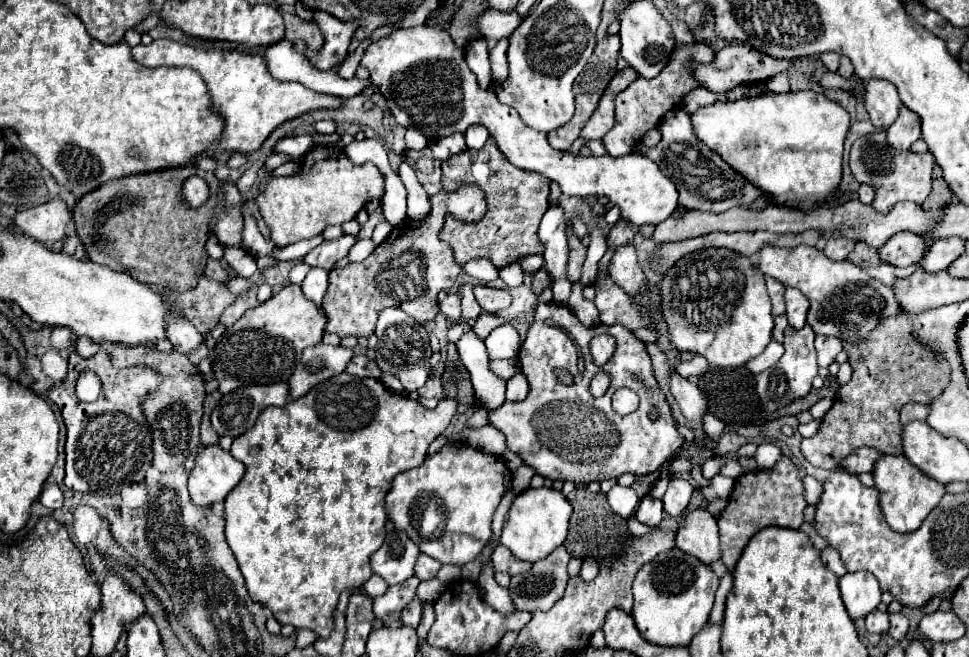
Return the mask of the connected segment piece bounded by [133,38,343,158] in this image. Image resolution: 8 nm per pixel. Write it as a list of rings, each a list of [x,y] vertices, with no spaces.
[[[169,38],[153,40],[151,44],[135,46],[133,58],[143,66],[189,66],[207,80],[211,88],[213,108],[225,116],[225,134],[217,146],[213,146],[207,156],[217,158],[223,152],[245,152],[251,154],[261,148],[267,136],[281,124],[299,118],[313,110],[335,110],[343,106],[343,98],[331,94],[319,94],[299,82],[283,82],[275,80],[263,56],[245,54],[237,50],[219,50],[219,48],[195,48],[183,42],[175,42]]]

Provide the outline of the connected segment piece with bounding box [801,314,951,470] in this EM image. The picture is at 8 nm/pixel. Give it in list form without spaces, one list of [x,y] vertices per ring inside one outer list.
[[[903,314],[885,318],[881,324],[875,326],[875,330],[871,330],[871,336],[863,342],[859,342],[859,344],[847,342],[845,352],[847,352],[849,364],[853,368],[851,380],[839,388],[831,410],[821,418],[821,426],[819,426],[817,434],[813,438],[801,440],[801,454],[815,468],[835,470],[835,468],[839,468],[837,464],[841,458],[845,458],[847,454],[855,452],[861,446],[875,448],[883,454],[901,454],[901,422],[899,422],[901,408],[909,402],[931,404],[943,392],[943,388],[949,384],[949,374],[951,374],[949,364],[939,362],[935,352],[931,348],[927,348],[913,334],[913,324]]]

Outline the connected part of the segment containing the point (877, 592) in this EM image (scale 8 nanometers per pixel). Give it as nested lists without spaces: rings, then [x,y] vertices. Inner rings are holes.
[[[871,572],[845,574],[839,580],[839,588],[841,588],[845,608],[853,620],[865,618],[881,602],[881,588]]]

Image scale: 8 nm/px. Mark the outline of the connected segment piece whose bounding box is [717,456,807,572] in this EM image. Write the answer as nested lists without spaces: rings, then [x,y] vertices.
[[[781,456],[779,462],[769,470],[753,470],[737,478],[735,488],[729,496],[727,508],[721,512],[719,532],[721,532],[721,560],[733,572],[743,548],[751,540],[755,532],[765,526],[781,526],[781,528],[799,528],[803,524],[803,482],[799,472],[789,456]]]

